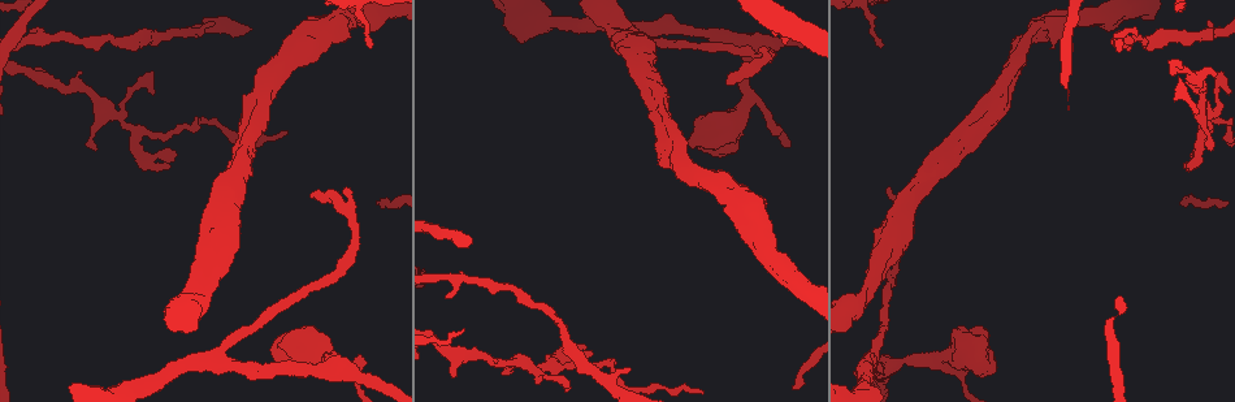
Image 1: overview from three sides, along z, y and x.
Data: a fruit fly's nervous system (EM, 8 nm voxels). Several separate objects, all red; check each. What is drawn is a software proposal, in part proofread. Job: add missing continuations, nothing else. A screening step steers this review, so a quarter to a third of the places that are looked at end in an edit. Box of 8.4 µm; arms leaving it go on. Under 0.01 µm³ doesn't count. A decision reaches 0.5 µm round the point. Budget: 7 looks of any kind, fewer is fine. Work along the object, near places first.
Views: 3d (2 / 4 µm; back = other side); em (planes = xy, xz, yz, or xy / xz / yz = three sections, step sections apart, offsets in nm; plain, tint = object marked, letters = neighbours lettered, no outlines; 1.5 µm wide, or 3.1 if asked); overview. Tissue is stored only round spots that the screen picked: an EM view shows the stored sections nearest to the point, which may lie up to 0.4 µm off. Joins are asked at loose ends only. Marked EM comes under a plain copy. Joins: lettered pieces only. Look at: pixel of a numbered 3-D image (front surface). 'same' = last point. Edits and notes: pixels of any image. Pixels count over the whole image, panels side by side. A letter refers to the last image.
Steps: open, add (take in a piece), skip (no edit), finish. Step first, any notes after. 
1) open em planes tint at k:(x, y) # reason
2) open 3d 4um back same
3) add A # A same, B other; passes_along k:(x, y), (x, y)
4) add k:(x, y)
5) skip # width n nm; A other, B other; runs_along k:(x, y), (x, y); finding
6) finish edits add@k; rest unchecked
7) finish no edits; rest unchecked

open em yz step 4 letters at 1:(1209, 20) # an open end

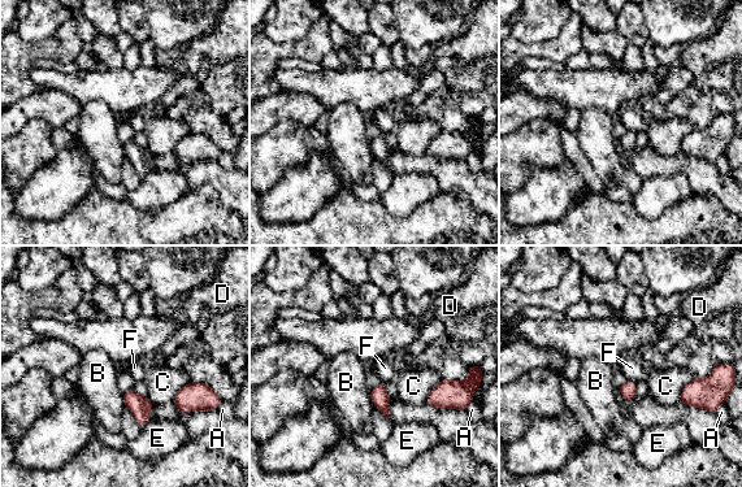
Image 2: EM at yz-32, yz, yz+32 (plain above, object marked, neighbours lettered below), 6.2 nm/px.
open em planes letters same

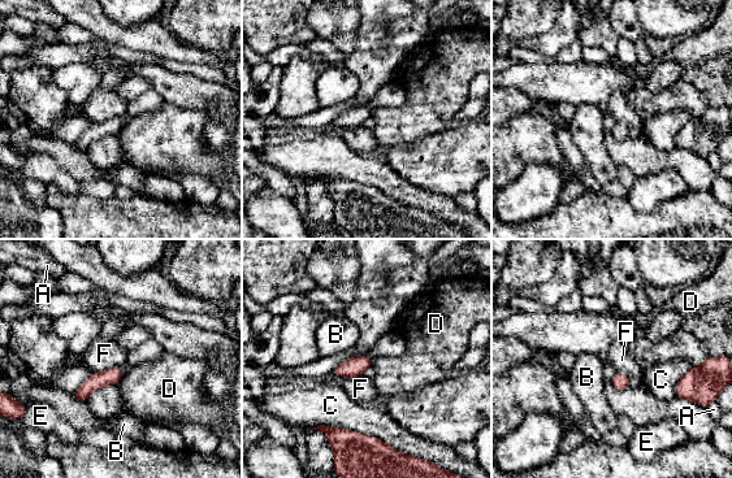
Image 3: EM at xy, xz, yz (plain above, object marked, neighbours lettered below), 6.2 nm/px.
skip # longest_contact C 550 nm; A other, B other, C other, D other, E other, F other; none of them fits

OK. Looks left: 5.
open 3d 4um at 1:(725, 83) # free end

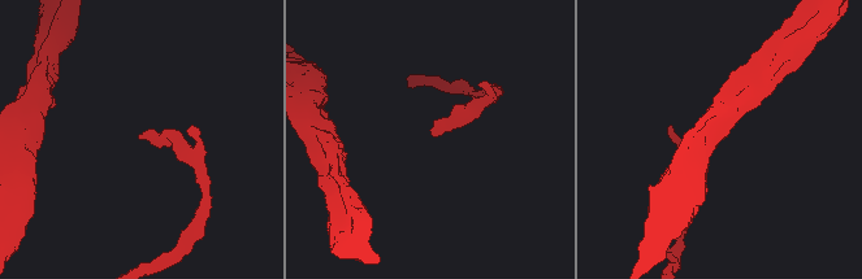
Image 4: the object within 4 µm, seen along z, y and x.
open em yz step 8 letters at 4:(431, 131)

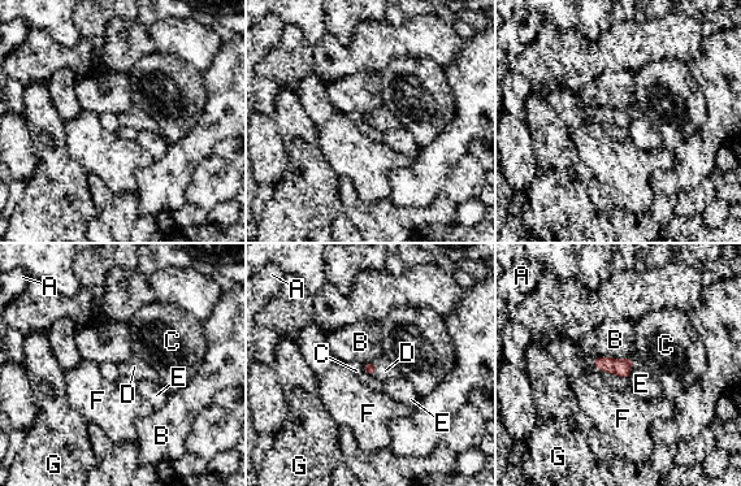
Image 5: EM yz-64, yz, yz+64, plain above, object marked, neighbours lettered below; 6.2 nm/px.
open em planes letters same

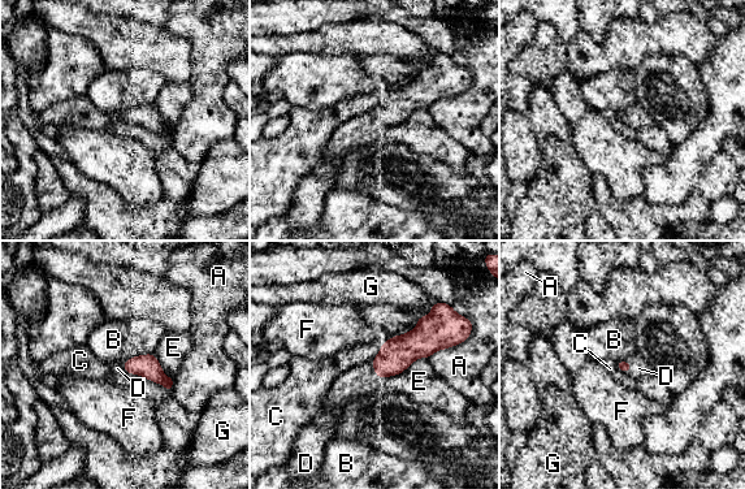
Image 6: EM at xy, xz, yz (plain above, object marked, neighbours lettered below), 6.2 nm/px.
add D # longest_contact E 320 nm; A other, B other, C other, D same, E other, F other, G other; the cell continues

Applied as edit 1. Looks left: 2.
open em planes letters at 1:(775, 133) # free end

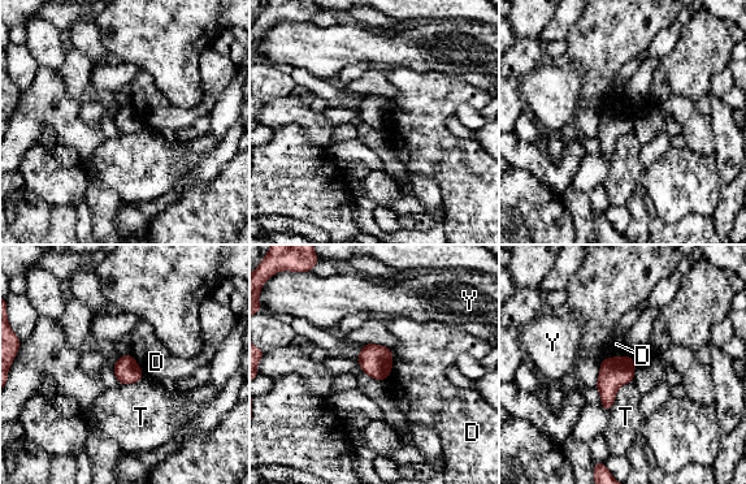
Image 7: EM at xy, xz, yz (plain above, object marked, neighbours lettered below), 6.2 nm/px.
skip # D other, T other, Y other; border 7:(632, 358), (610, 357), (603, 359); no lettered piece goes on from it

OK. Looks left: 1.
finish edits add@6; rest unchecked

